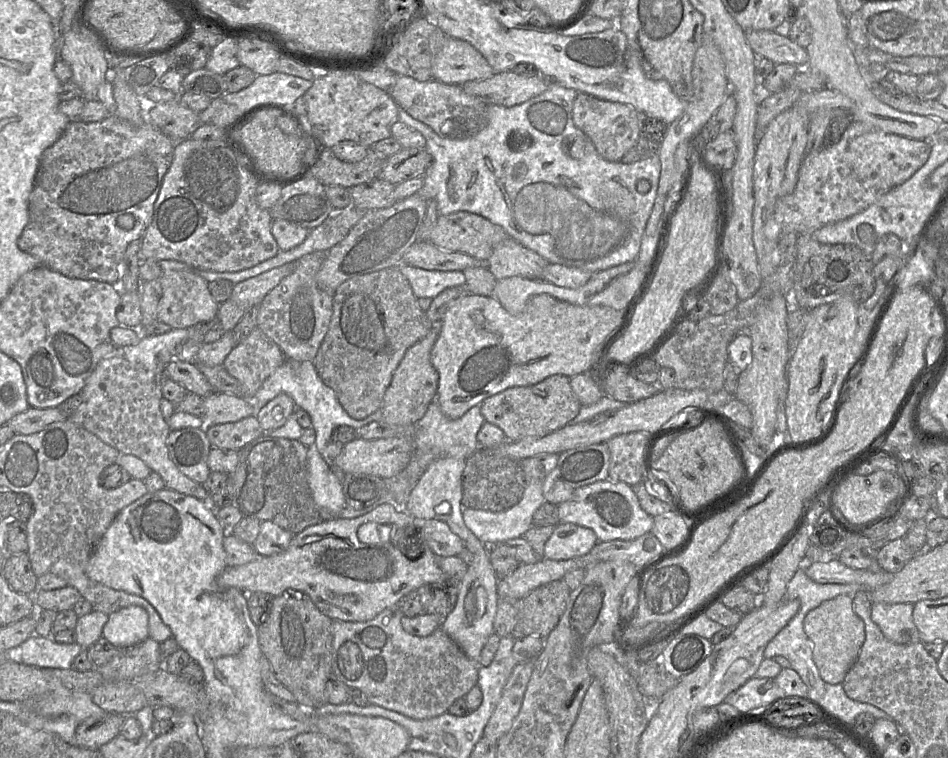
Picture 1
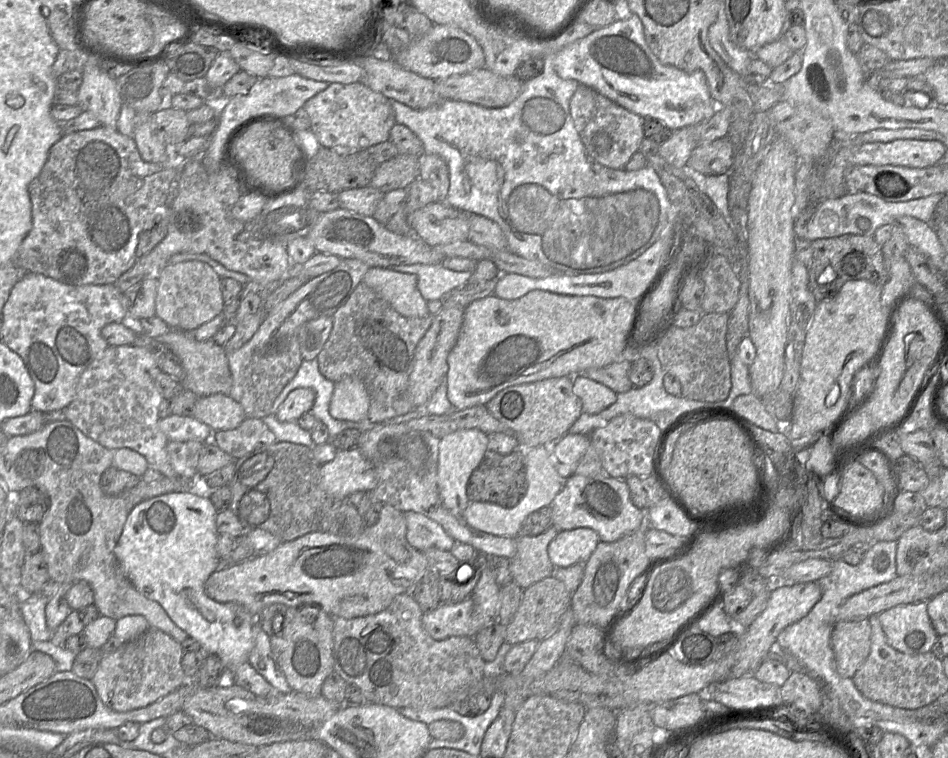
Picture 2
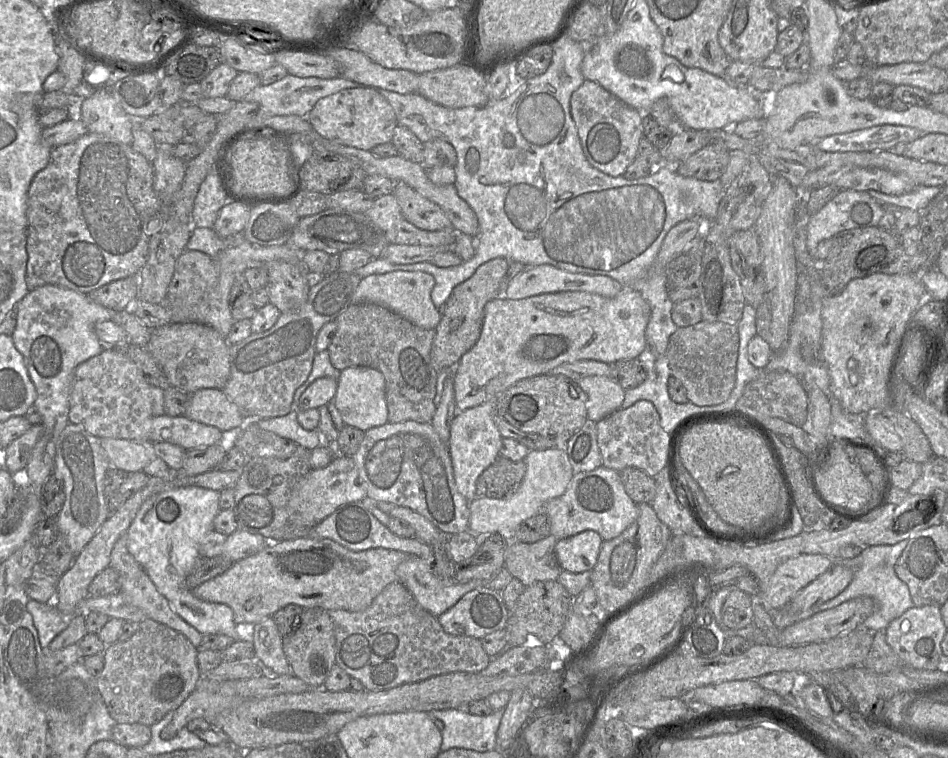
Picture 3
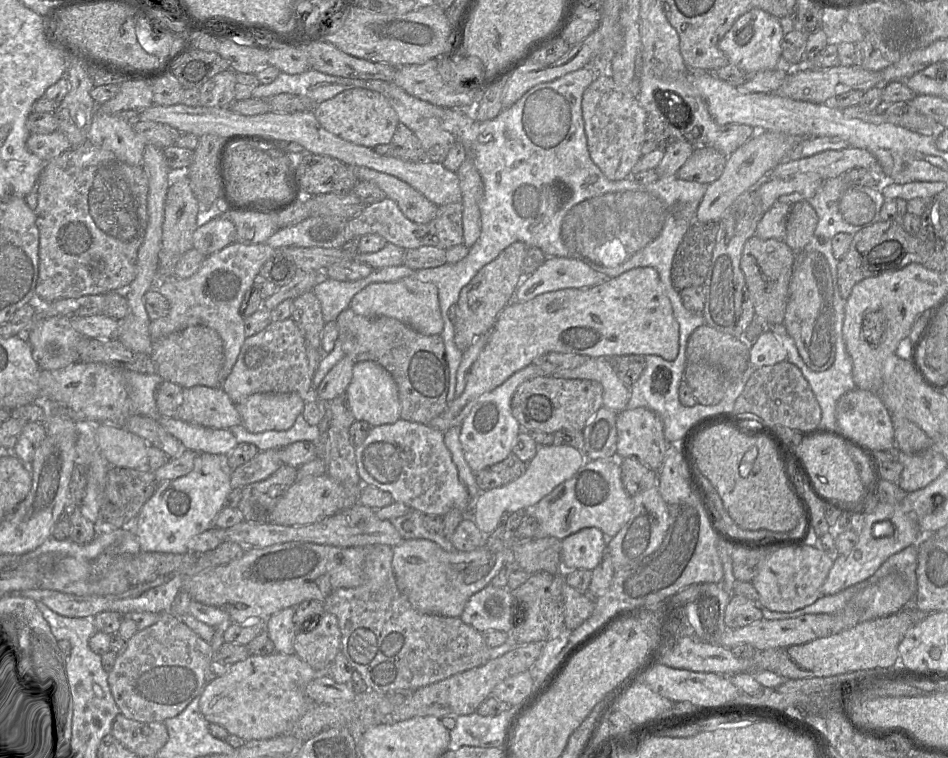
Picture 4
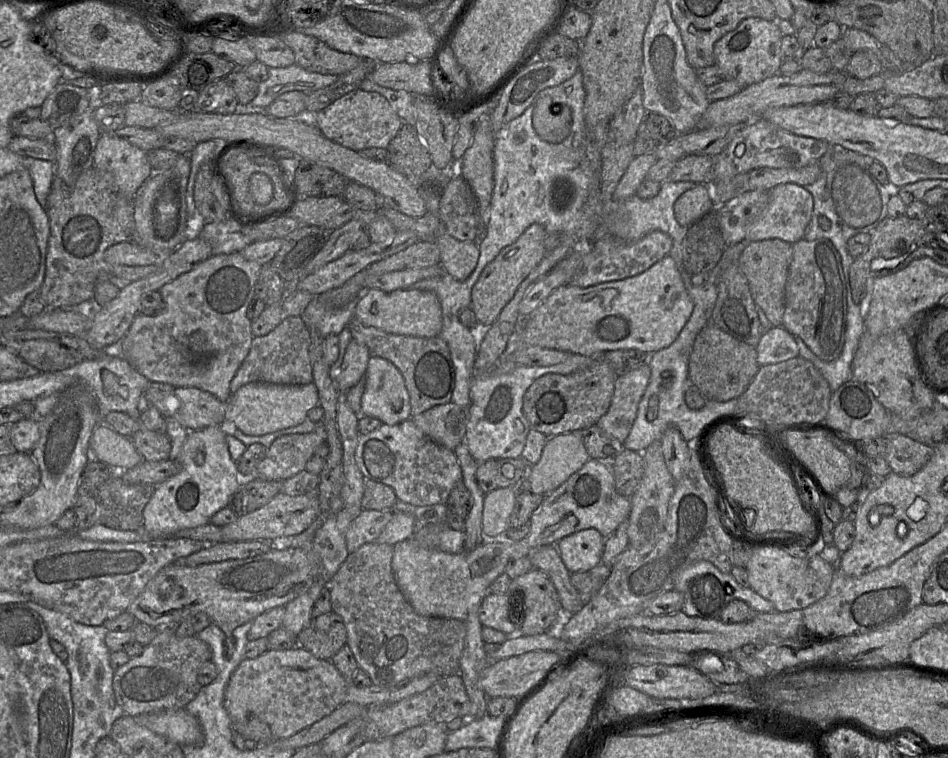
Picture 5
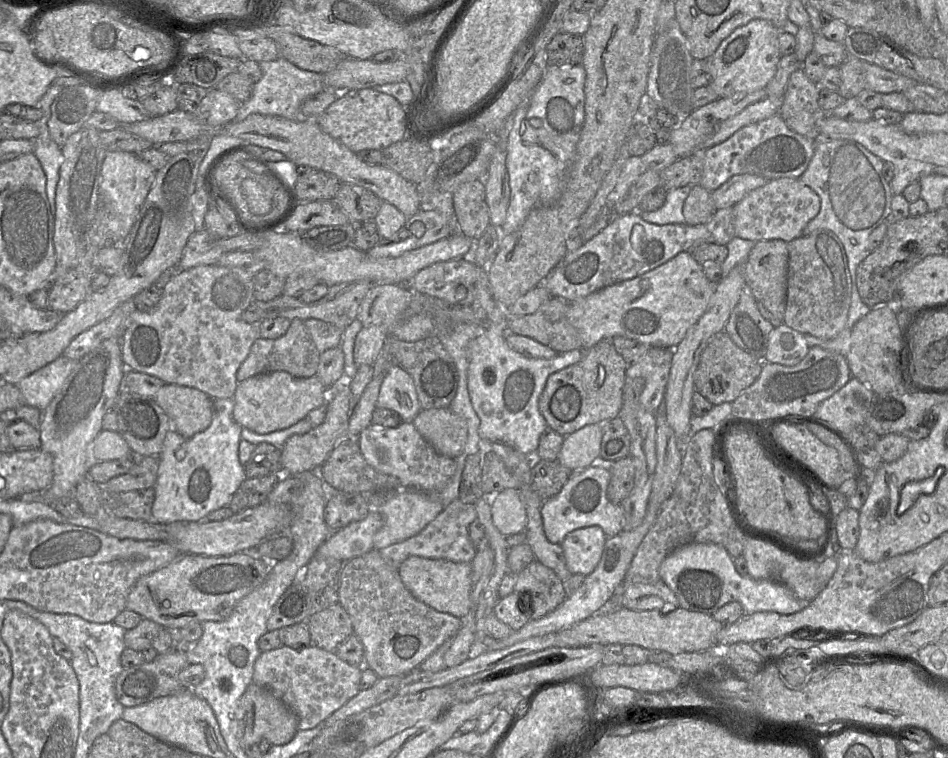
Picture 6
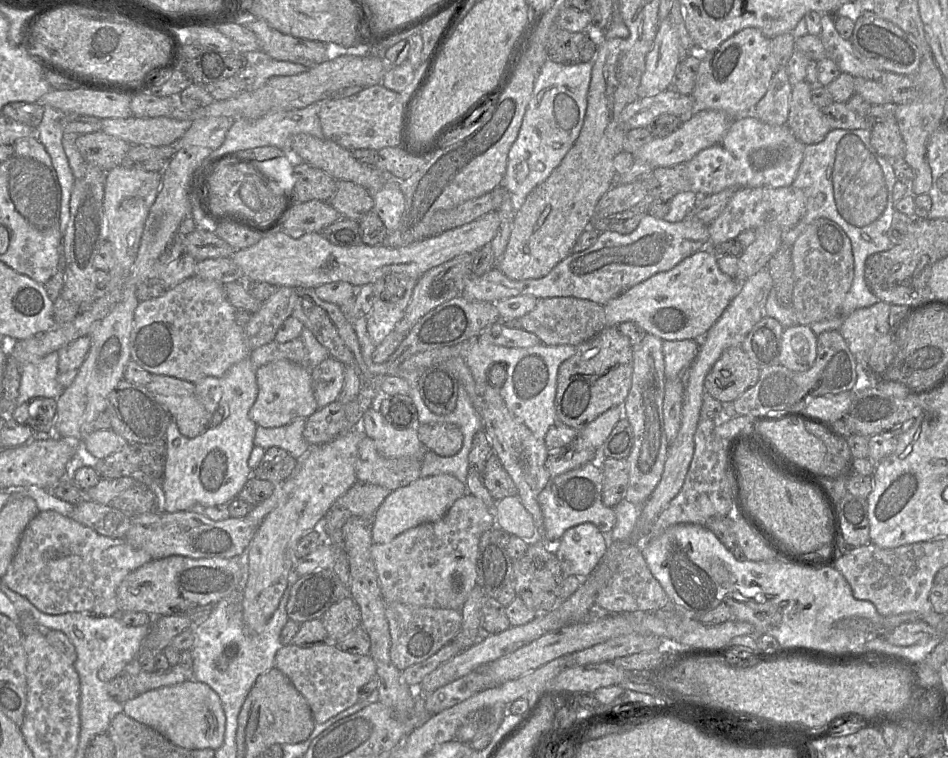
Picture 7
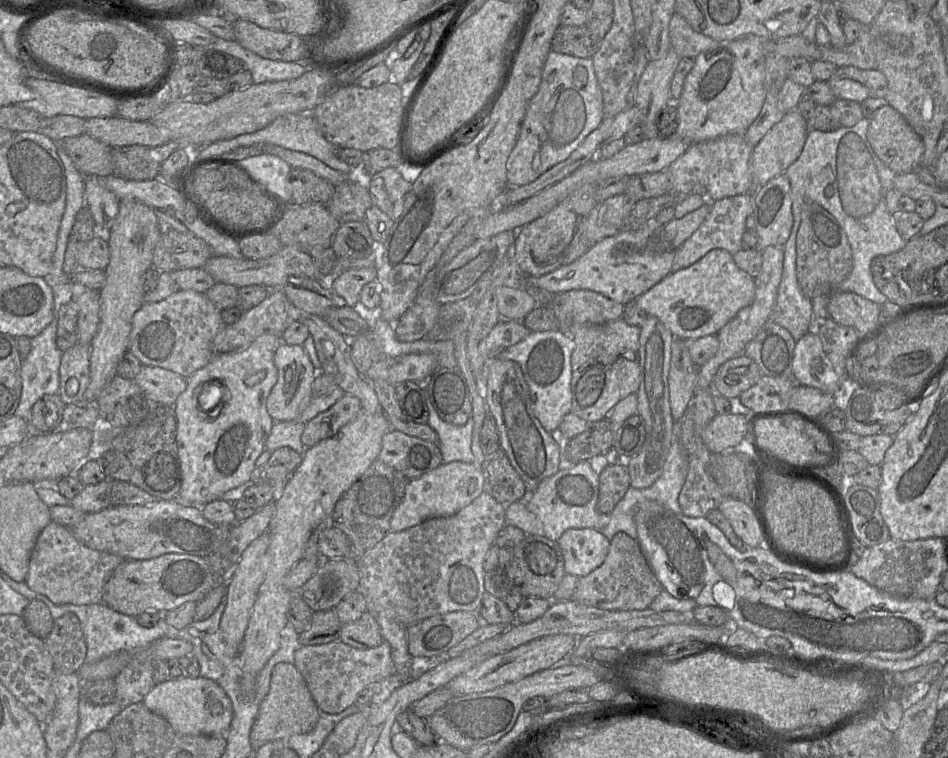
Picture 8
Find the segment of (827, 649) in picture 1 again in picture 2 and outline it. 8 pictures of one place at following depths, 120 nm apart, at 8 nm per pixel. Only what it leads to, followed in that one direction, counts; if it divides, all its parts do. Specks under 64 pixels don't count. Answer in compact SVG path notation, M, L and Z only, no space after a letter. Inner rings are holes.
M868 619L841 621L834 624L831 634L836 669L842 677L853 678L870 653L871 625Z

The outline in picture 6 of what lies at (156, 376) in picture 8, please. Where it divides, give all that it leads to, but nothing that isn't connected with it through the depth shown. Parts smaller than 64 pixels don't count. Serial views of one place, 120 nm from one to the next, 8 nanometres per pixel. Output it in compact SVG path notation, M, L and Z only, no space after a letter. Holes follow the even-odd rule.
M164 383L154 399L183 437L204 431L212 422L213 399L197 388Z

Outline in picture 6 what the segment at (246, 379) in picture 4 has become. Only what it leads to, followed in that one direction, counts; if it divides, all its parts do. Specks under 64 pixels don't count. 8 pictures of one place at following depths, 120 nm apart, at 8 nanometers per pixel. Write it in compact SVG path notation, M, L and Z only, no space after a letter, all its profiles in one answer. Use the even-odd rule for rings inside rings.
M300 319L291 320L285 334L276 339L257 338L247 356L240 365L236 377L241 382L249 377L273 371L285 371L296 378L316 376L320 353L315 347L312 338Z

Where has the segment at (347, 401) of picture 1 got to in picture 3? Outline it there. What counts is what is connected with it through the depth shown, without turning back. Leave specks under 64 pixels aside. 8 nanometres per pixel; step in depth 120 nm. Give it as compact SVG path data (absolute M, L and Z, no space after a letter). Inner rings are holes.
M376 303L351 304L334 321L337 324L337 331L327 349L331 364L339 371L351 367L369 367L384 375L388 423L406 421L431 423L437 409L434 400L438 373L432 366L430 358L435 331L420 328Z

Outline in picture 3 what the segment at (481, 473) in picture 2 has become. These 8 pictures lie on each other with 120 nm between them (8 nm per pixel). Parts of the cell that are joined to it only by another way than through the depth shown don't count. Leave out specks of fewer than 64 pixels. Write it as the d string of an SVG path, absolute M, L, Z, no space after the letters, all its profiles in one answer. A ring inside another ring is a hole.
M499 455L477 478L476 496L508 499L520 487L525 473L524 460L513 461Z

